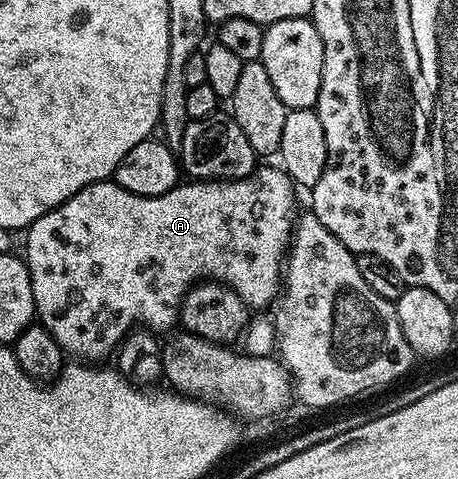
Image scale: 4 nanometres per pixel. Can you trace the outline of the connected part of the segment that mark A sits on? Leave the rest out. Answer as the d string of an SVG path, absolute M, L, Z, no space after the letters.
M275 166L276 168L262 167L252 171L244 179L183 181L173 189L169 189L169 193L157 197L134 195L126 191L124 187L118 187L114 181L94 183L81 189L73 197L69 197L69 201L65 201L60 207L55 207L37 221L33 221L25 231L25 236L27 235L25 260L32 277L35 314L38 322L42 323L45 329L49 329L49 333L53 333L53 341L57 341L57 345L61 345L64 356L75 361L86 361L88 364L95 365L106 360L103 358L112 350L111 355L136 325L151 333L167 330L170 332L172 330L170 327L179 323L179 307L183 303L185 293L200 281L214 281L232 287L241 297L243 306L248 309L267 306L270 308L281 294L281 276L285 271L285 260L295 233L297 222L295 194L297 194L297 188L287 176L286 171L278 166Z

